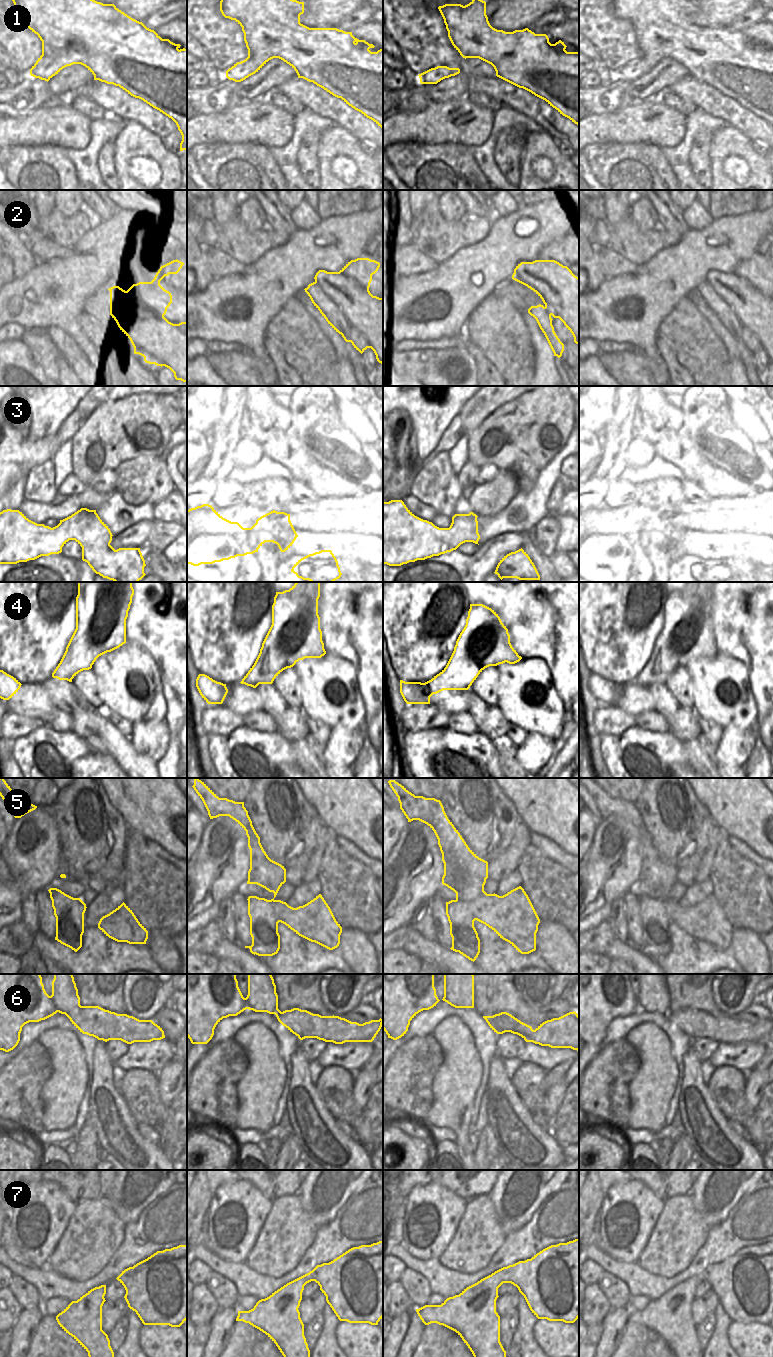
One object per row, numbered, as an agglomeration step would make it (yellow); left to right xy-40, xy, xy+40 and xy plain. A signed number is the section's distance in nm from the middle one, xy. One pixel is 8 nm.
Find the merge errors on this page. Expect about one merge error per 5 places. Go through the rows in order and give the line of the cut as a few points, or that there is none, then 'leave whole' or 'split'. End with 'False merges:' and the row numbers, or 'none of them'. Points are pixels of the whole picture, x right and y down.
1: no cut; leave whole
2: no cut; leave whole
3: no cut; leave whole
4: no cut; leave whole
5: cut in xy+40 along (456, 899), (462, 900), (476, 919); split
6: no cut; leave whole
7: cut in xy+40 along (512, 1265), (515, 1271), (509, 1282); split
False merges: 5, 7

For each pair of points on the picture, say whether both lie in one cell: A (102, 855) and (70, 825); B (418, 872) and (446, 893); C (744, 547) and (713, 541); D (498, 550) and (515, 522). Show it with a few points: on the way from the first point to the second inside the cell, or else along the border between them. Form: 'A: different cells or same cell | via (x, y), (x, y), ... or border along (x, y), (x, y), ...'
A: same cell | via (94, 847), (78, 833)
B: different cells | border along (441, 883), (435, 895)
C: different cells | border along (732, 526), (732, 540), (729, 543)
D: different cells | border along (527, 531), (509, 531), (488, 540)

